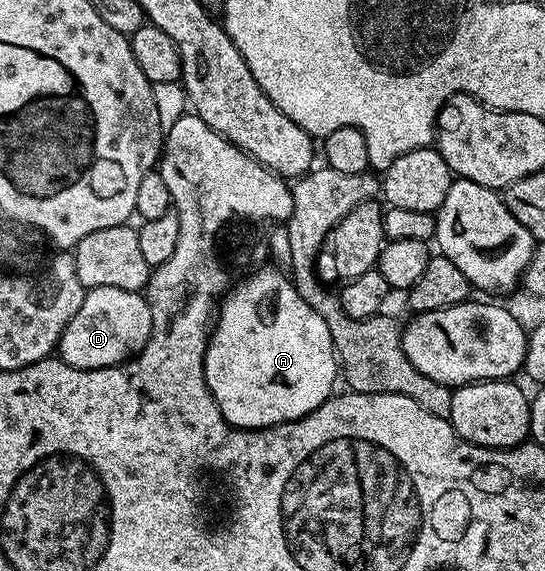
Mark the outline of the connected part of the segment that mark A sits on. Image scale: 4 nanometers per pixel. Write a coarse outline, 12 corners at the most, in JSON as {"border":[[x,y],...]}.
{"border":[[265,264],[220,299],[205,383],[229,425],[339,382],[327,320]]}

